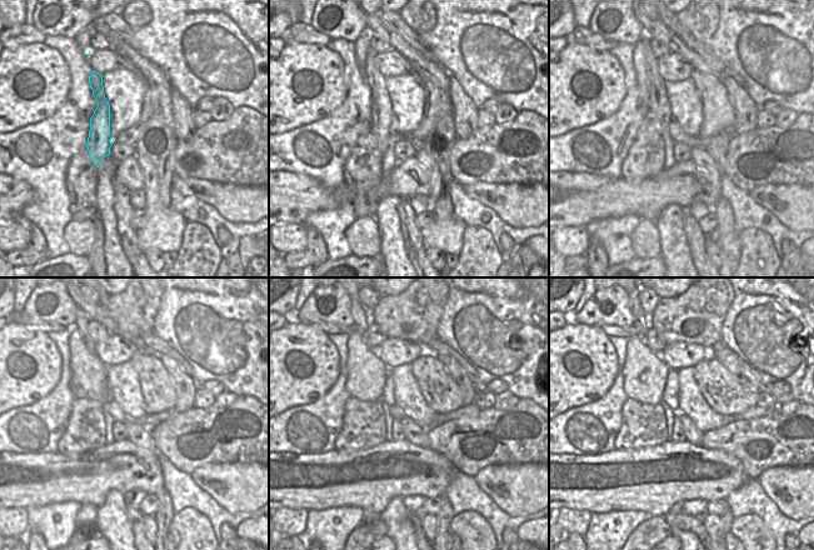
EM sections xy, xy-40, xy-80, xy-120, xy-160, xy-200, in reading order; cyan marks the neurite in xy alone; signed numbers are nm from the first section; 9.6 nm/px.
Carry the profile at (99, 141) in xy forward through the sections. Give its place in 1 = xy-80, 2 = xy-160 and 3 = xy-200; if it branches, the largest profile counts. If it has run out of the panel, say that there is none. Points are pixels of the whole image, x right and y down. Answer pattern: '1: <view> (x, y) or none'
1: xy-80 (659, 109)
2: xy-160 (361, 321)
3: xy-200 (643, 321)

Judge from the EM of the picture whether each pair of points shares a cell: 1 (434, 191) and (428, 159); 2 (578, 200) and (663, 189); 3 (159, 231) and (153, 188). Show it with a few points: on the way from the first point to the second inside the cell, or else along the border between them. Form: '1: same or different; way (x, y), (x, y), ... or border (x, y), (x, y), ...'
1: same; way (434, 184), (430, 166)
2: same; way (599, 198), (642, 198)
3: same; way (159, 220), (153, 199)

